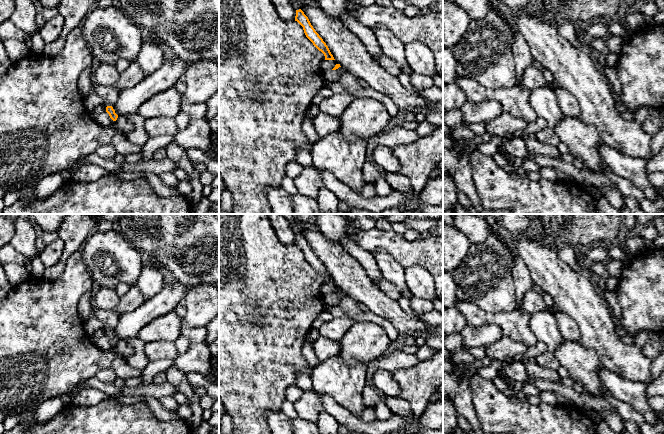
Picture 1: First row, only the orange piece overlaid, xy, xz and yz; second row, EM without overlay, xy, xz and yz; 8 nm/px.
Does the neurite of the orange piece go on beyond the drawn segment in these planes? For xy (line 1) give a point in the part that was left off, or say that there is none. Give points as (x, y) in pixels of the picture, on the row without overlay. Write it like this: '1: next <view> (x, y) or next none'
1: next none

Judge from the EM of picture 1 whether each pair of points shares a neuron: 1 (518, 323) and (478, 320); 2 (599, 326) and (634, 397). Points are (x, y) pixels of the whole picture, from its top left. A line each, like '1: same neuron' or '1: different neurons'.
1: same neuron
2: different neurons

